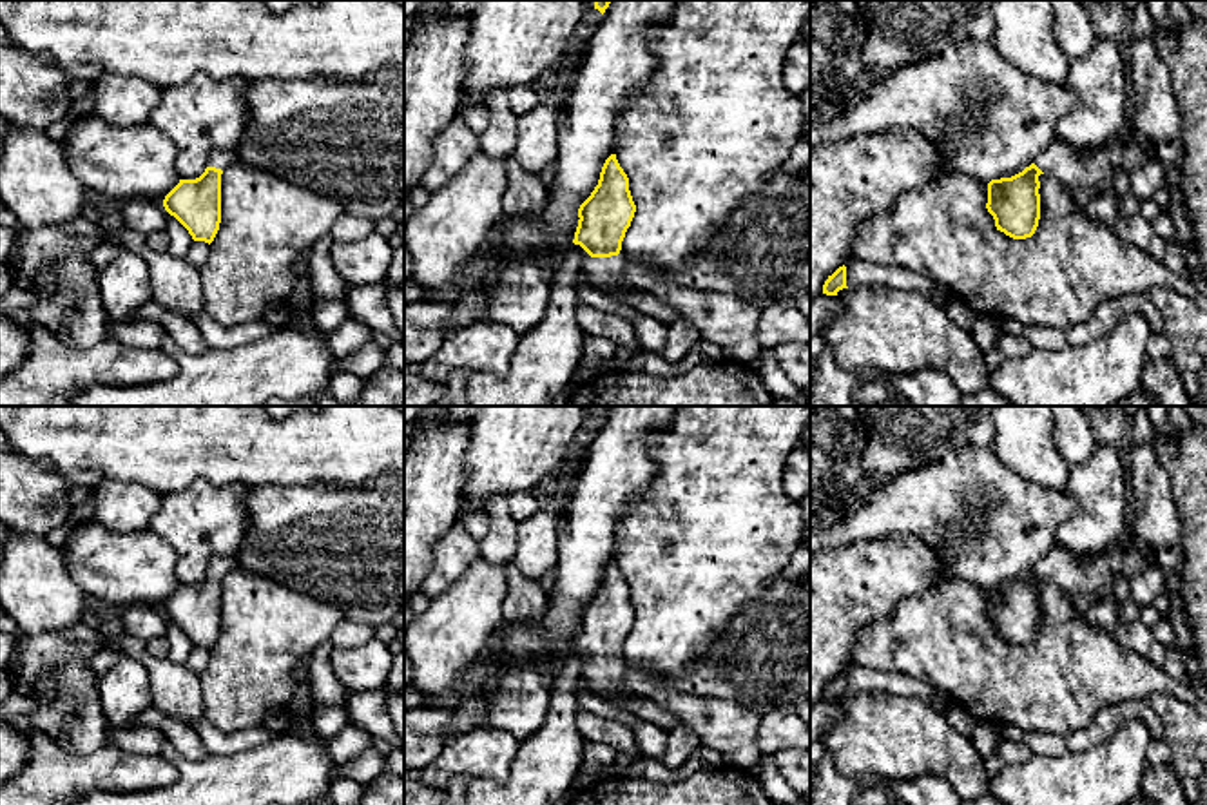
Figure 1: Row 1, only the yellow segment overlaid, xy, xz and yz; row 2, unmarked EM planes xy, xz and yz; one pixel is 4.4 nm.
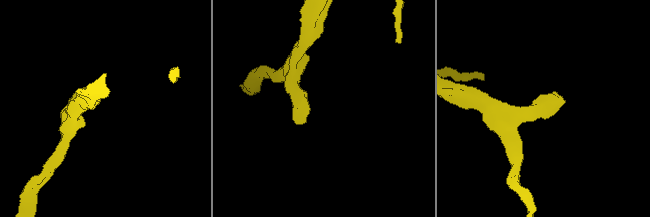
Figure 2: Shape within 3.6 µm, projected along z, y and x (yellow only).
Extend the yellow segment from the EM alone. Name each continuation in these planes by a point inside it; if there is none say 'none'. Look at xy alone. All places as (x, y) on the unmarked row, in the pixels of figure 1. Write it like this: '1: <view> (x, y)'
1: xy (220, 566)

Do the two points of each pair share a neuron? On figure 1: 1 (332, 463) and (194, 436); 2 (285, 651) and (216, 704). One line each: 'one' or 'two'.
1: one
2: one

